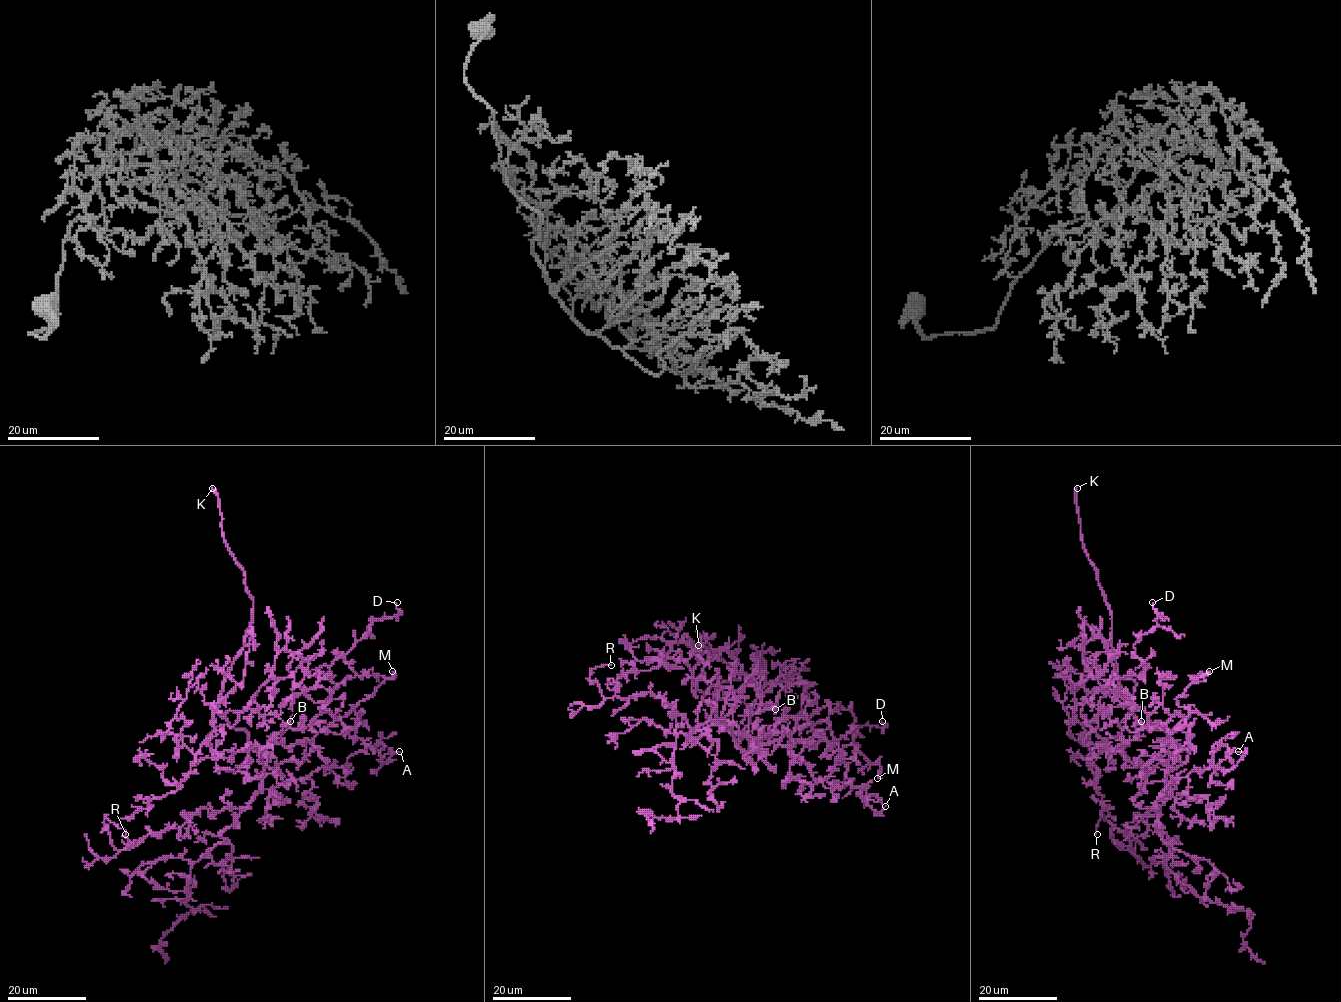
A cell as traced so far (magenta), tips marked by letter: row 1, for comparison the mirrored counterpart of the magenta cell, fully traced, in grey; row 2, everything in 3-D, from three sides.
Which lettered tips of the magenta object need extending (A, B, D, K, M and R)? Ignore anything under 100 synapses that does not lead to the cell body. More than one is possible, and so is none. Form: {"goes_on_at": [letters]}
{"goes_on_at": ["K"]}

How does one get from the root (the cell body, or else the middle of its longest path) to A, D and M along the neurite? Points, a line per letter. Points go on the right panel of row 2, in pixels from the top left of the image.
A: (1171, 738), (1188, 758), (1166, 777), (1168, 788), (1212, 767), (1220, 745), (1235, 765), (1238, 751)
D: (1171, 738), (1131, 712), (1134, 681), (1108, 687), (1147, 667), (1134, 644), (1157, 625), (1152, 602)
M: (1171, 738), (1183, 747), (1165, 743), (1177, 740), (1168, 732), (1180, 729), (1190, 712), (1176, 699), (1209, 671)

